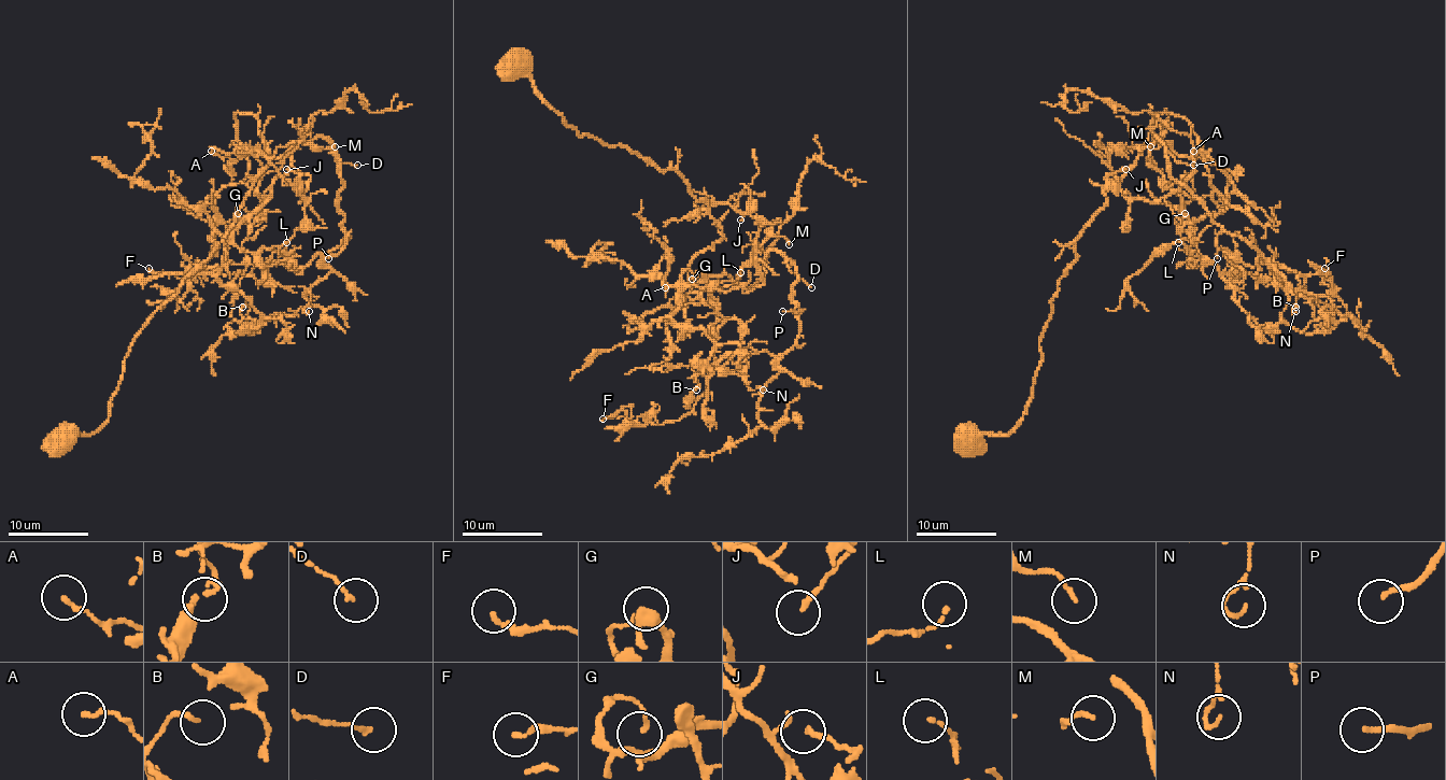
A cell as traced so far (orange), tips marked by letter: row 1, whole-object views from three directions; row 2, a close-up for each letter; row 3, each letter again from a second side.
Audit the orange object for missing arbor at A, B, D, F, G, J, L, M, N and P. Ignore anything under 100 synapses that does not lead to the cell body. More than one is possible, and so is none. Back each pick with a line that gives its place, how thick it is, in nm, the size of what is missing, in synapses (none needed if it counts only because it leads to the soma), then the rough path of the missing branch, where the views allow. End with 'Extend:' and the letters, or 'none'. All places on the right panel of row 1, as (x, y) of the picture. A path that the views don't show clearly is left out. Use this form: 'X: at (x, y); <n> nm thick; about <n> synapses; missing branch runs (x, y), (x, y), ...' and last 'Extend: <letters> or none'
P: at (1217, 258); 170 nm thick; about 120 synapses; missing branch runs (1217, 258), (1225, 272), (1223, 286), (1251, 298), (1300, 341), (1295, 351), (1312, 355), (1316, 343), (1312, 327)
Extend: P

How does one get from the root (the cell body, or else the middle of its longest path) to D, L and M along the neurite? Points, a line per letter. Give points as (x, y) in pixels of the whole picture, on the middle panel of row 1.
D: (512, 67), (579, 136), (708, 206), (722, 237), (692, 291), (770, 251), (811, 287)
L: (512, 67), (579, 136), (708, 206), (722, 237), (692, 291), (740, 272)
M: (512, 67), (579, 136), (708, 206), (722, 237), (692, 291), (789, 244)

